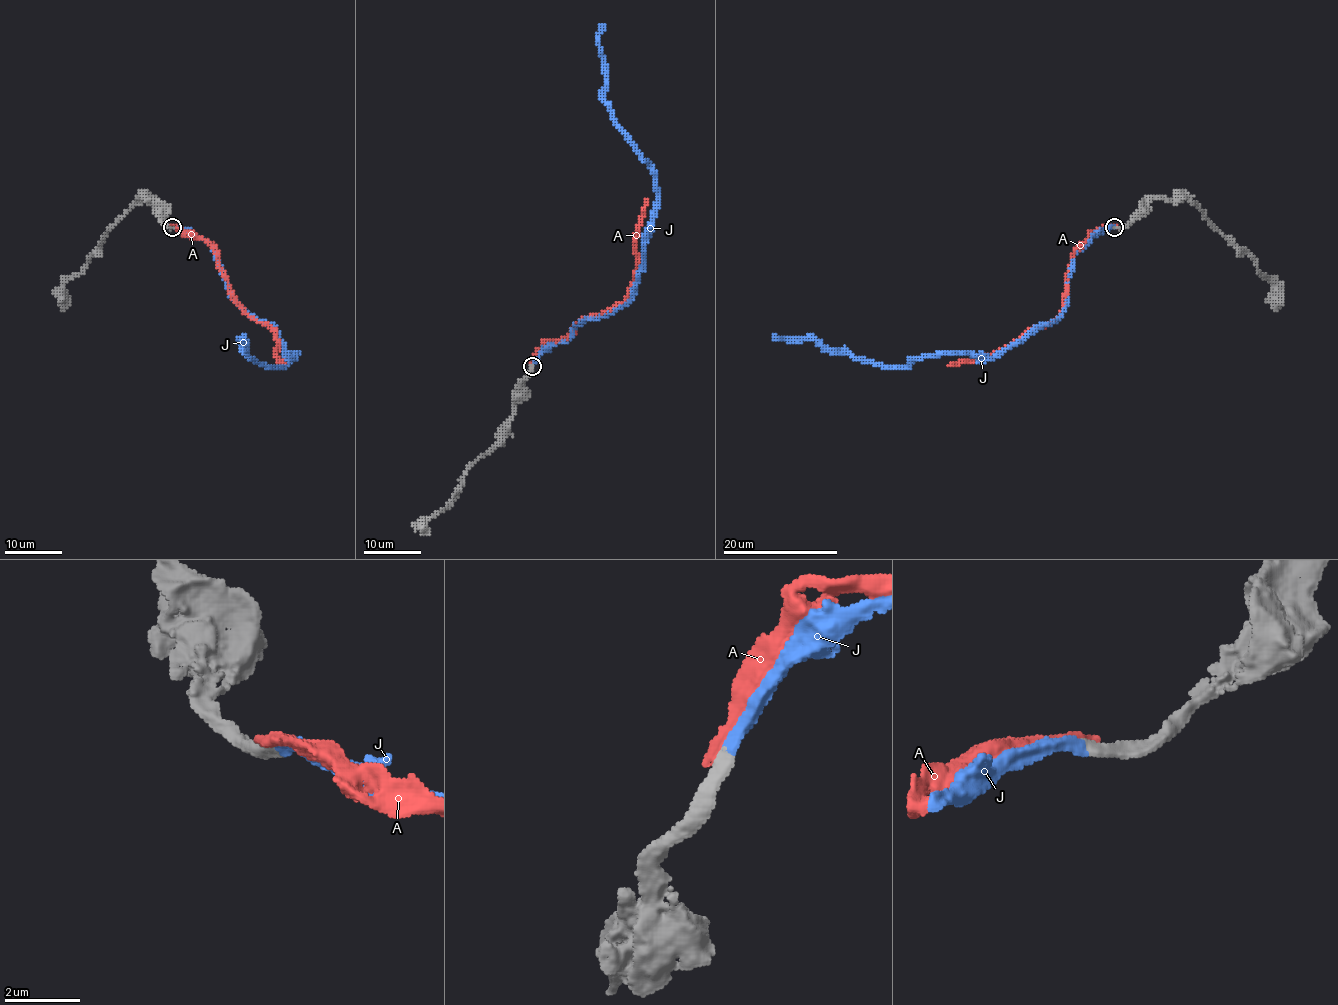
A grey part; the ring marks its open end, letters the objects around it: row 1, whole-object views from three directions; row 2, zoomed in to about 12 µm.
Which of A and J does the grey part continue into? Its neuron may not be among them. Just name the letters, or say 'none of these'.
J

